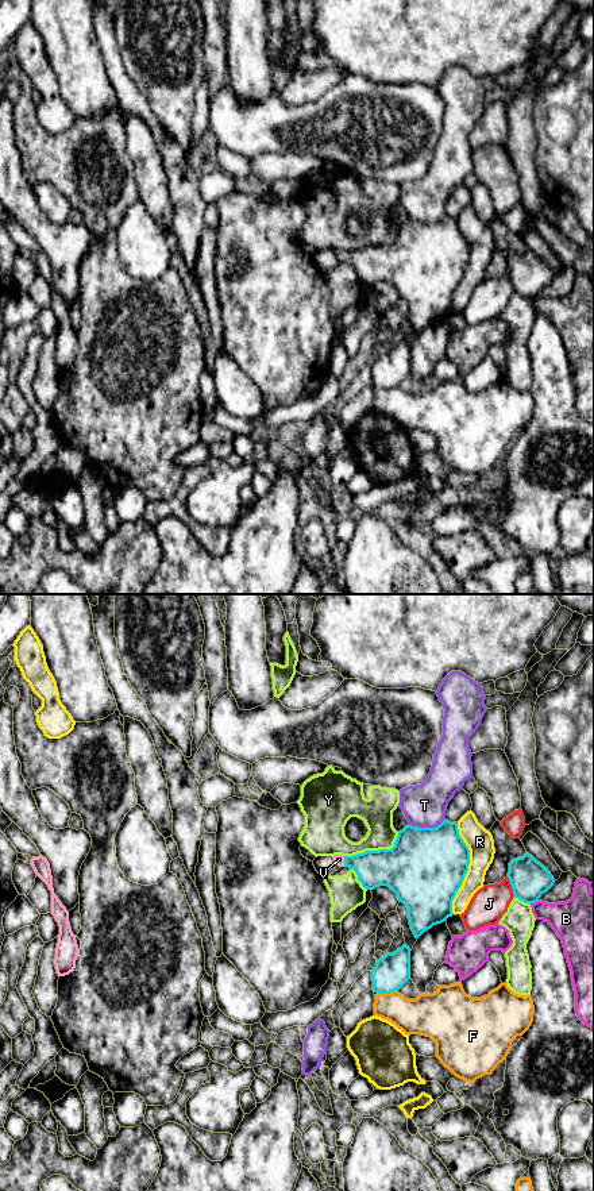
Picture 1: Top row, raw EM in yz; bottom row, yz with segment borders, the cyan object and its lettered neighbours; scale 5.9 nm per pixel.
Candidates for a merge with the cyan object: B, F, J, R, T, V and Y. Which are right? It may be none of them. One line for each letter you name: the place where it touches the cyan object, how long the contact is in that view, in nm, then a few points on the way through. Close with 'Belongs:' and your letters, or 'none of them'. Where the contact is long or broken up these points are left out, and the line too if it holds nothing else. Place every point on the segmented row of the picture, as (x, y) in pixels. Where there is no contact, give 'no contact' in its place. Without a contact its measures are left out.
V: contact yz (344, 862); length 60 nm; way yz (385, 867), (344, 862), (339, 859)
Belongs: V

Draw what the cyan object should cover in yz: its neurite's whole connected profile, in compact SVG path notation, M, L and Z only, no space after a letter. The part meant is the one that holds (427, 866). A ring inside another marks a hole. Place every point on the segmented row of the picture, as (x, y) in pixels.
M444 820L436 828L406 825L398 832L392 849L366 851L354 856L332 856L339 867L350 867L367 890L390 887L408 907L410 929L416 938L452 916L452 901L470 864L470 849L459 835L458 824Z

